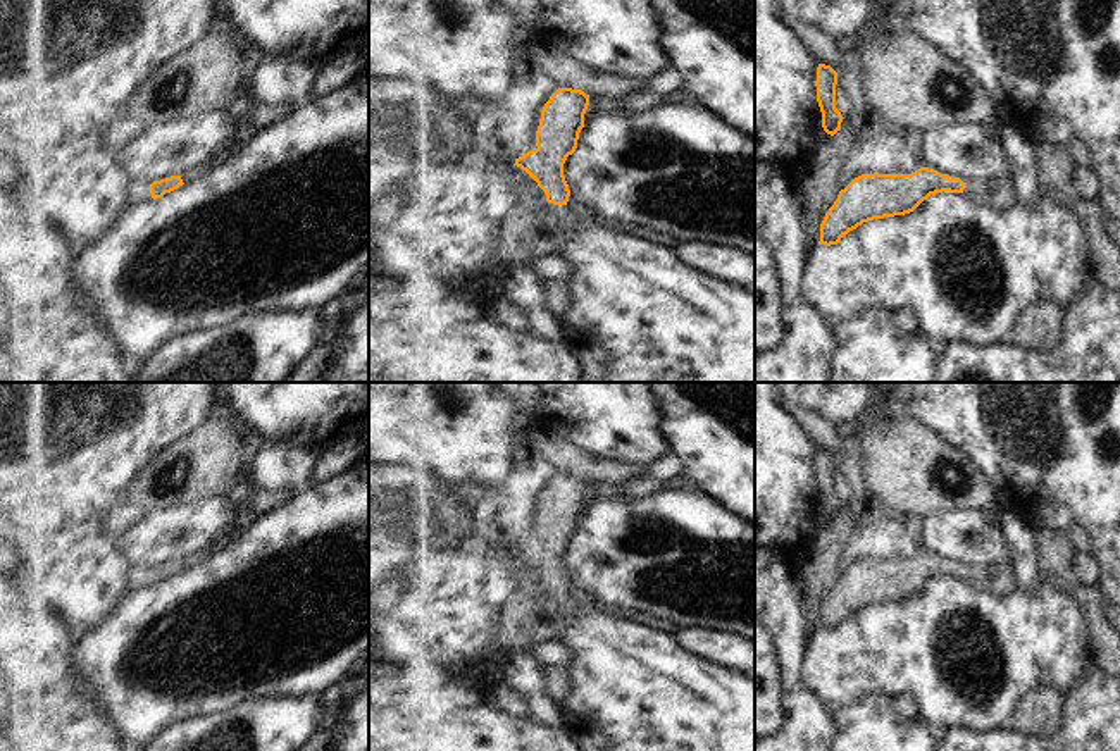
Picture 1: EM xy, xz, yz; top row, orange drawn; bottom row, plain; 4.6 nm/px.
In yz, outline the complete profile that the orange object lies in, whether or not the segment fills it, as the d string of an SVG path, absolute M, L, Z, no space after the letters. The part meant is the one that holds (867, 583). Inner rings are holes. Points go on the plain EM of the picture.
M920 553L912 560L862 560L855 563L825 599L818 630L837 630L863 608L913 598L936 579L961 579L986 594L1006 594L1018 587L1011 562L980 567L944 562Z

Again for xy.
M171 562L160 567L140 567L131 565L126 574L126 582L129 591L138 591L143 587L152 587L162 584L165 579L171 579L183 572L181 562Z

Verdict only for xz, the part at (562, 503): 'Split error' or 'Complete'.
Split error.

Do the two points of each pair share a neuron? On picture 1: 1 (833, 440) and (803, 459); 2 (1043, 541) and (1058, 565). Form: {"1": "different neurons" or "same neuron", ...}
{"1": "different neurons", "2": "same neuron"}

